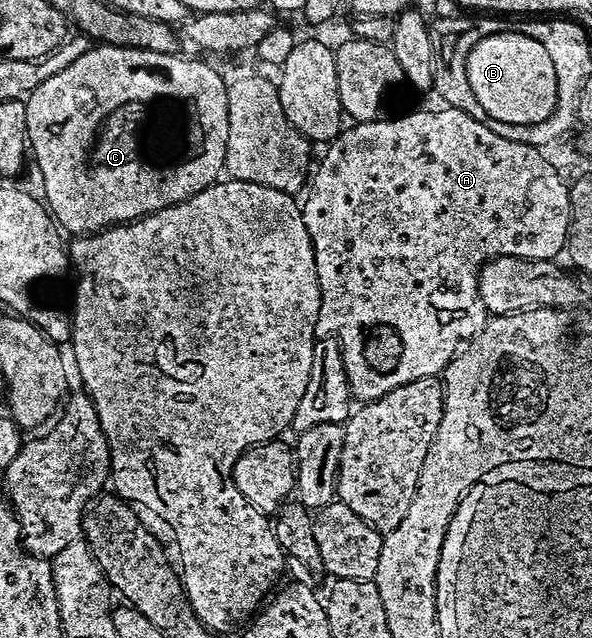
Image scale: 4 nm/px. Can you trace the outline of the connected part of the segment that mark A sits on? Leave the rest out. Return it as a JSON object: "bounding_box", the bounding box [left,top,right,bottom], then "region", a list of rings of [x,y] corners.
{"bounding_box":[302,105,572,404],"region":[[[447,105],[441,108],[441,111],[412,111],[409,115],[397,113],[387,119],[353,122],[345,126],[340,136],[323,148],[324,156],[320,164],[318,159],[310,175],[310,186],[306,191],[308,200],[302,203],[304,224],[306,233],[310,233],[320,286],[320,312],[316,329],[339,341],[340,352],[344,354],[348,387],[361,404],[386,397],[386,393],[402,385],[439,376],[448,367],[448,362],[487,327],[490,316],[479,288],[480,269],[484,264],[498,257],[555,260],[556,254],[565,250],[568,241],[572,225],[570,187],[541,156],[538,147],[528,141],[519,143],[514,137],[499,136],[488,128],[487,122],[474,121],[473,117],[458,109]]]}

